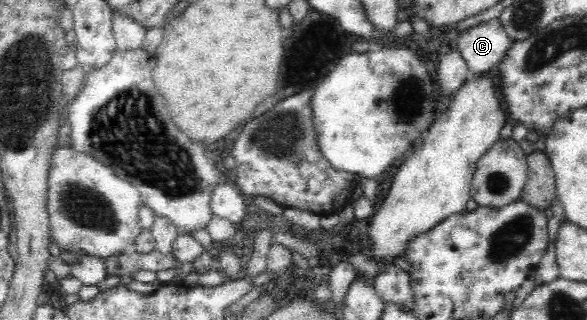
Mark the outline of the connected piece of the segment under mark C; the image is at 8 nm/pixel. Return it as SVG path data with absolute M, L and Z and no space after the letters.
M498 18L473 25L457 37L457 51L468 69L483 74L506 56L512 41Z

